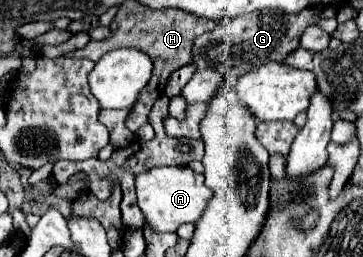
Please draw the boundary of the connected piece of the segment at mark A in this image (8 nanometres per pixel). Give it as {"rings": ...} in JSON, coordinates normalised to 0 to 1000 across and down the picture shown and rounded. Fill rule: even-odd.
{"rings":[[[416,654],[372,700],[383,809],[399,833],[410,879],[433,903],[482,903],[510,864],[543,864],[565,825],[565,802],[587,770],[587,747],[559,716],[559,685],[526,669],[526,654]]]}

